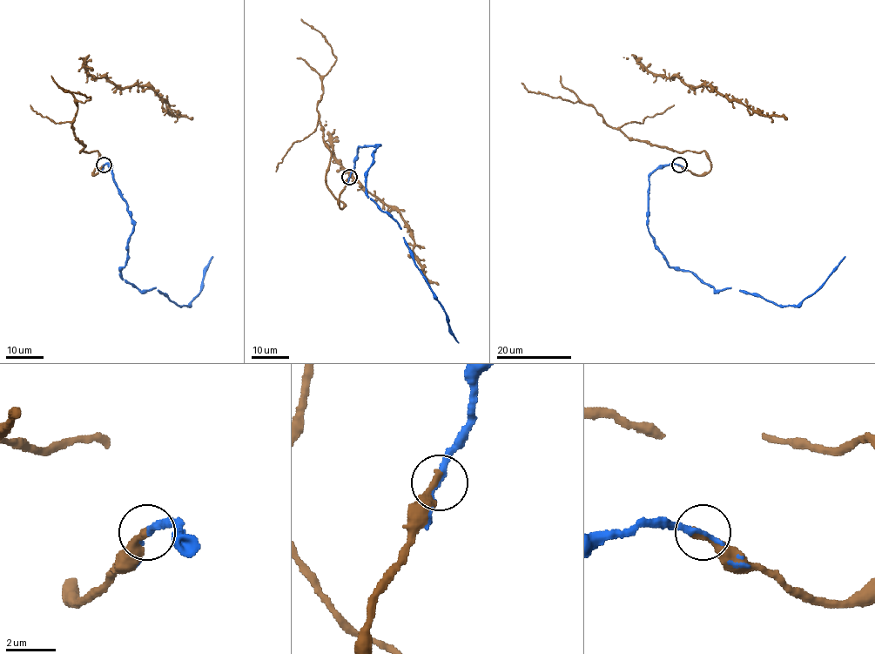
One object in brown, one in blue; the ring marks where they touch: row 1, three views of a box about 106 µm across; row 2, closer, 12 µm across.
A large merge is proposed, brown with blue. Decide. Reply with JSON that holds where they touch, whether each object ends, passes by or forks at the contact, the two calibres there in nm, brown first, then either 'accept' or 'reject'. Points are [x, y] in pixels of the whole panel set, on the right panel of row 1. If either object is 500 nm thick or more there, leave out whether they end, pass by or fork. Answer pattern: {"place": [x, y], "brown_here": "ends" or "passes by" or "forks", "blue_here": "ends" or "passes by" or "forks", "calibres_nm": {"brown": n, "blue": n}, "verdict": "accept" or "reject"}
{"place": [679, 165], "brown_here": "ends", "blue_here": "ends", "calibres_nm": {"brown": 320, "blue": 240}, "verdict": "accept"}

